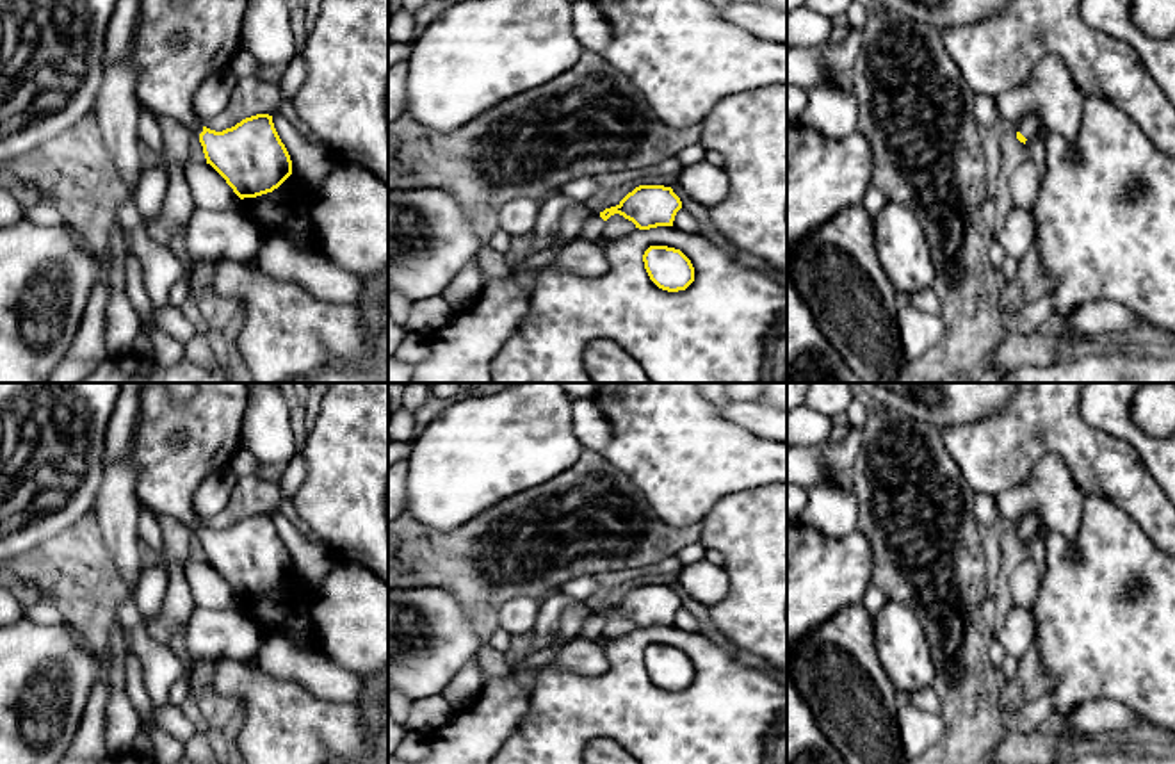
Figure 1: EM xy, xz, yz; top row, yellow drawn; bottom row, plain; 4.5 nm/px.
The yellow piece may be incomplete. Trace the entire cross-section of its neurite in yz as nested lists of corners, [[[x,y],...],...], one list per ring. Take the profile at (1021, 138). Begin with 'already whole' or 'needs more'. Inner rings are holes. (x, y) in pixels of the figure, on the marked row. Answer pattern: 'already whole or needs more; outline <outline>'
needs more; outline [[[1034,112],[1024,116],[1017,125],[1017,139],[1025,144],[1025,141],[1036,132],[1043,130],[1041,118]]]

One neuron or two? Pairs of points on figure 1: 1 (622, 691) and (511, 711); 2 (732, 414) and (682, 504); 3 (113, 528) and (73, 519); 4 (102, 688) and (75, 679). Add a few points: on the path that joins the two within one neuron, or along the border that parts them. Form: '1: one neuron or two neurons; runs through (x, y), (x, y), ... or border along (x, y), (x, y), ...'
1: two neurons; border along (529, 693), (527, 718), (504, 743)
2: two neurons; border along (716, 406), (723, 417), (766, 438)
3: two neurons; border along (100, 479), (89, 520)
4: two neurons; border along (102, 677), (93, 686), (79, 723)

